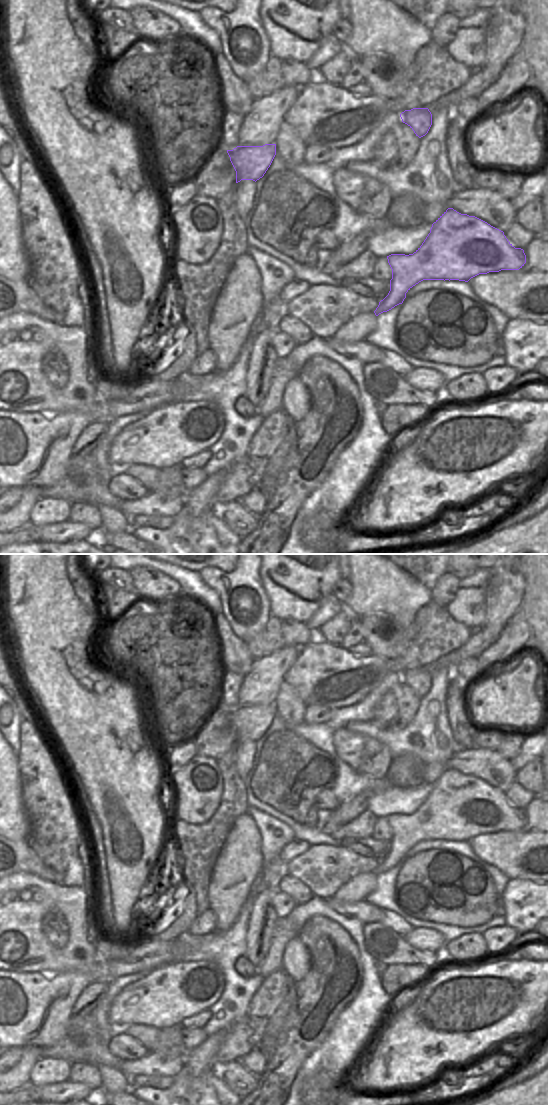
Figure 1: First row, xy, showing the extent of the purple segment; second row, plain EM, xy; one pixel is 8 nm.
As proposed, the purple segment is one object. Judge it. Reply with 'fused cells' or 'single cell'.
single cell

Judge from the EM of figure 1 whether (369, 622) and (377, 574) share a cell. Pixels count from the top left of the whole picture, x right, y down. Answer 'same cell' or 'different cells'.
different cells

